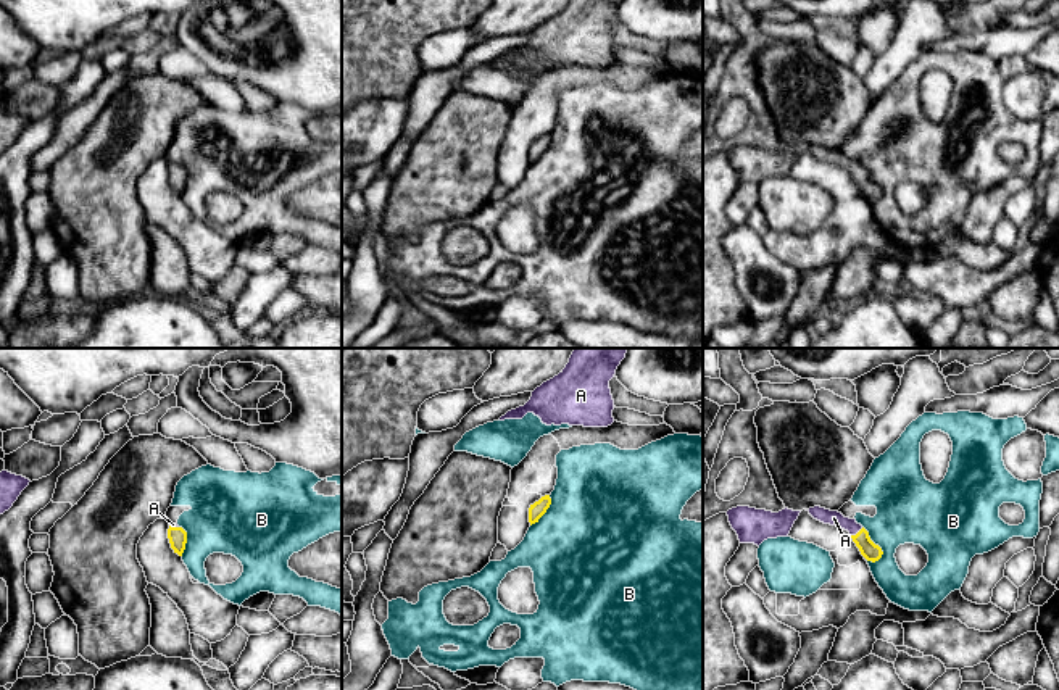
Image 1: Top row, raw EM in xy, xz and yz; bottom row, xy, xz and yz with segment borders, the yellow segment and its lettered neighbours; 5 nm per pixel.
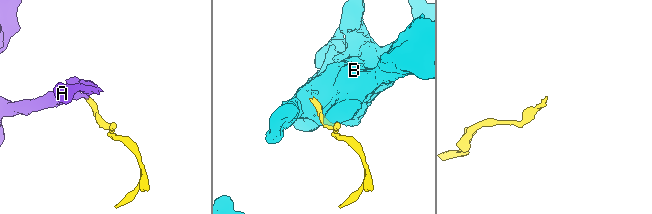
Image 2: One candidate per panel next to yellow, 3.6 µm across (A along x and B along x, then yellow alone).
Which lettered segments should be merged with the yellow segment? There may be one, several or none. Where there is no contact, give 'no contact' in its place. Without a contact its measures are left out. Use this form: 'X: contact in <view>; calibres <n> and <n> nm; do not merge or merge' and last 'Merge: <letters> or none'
A: contact in yz; calibres 90 and 80 nm; merge
B: contact in yz; calibres 90 and 340 nm; do not merge
Merge: A

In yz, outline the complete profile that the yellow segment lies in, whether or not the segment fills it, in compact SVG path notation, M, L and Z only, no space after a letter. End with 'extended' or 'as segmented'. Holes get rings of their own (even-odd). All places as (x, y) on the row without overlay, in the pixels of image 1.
M814 145L806 150L814 158L817 158L824 163L837 164L837 166L848 169L853 181L859 187L861 193L867 200L875 202L882 197L882 193L883 193L882 187L870 179L869 171L861 163L858 163L856 158L845 156L838 150L830 150L830 148L820 147L820 145Z | extended

